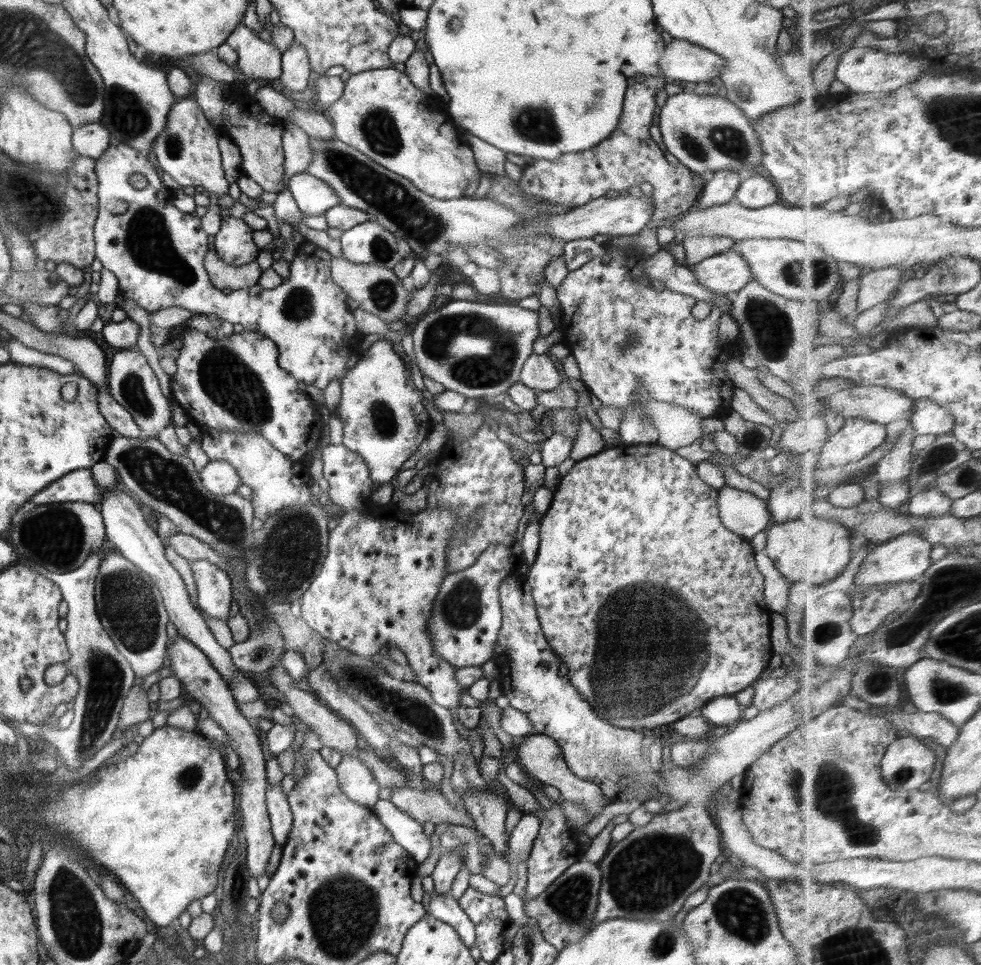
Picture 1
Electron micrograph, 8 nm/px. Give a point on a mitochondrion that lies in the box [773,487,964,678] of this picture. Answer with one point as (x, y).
(827, 632)

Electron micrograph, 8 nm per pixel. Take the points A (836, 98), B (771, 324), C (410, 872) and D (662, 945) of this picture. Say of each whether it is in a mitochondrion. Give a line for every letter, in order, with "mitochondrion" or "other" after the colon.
A: other
B: mitochondrion
C: other
D: mitochondrion

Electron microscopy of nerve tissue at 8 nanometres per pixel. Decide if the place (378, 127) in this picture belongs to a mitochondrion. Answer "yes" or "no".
yes

